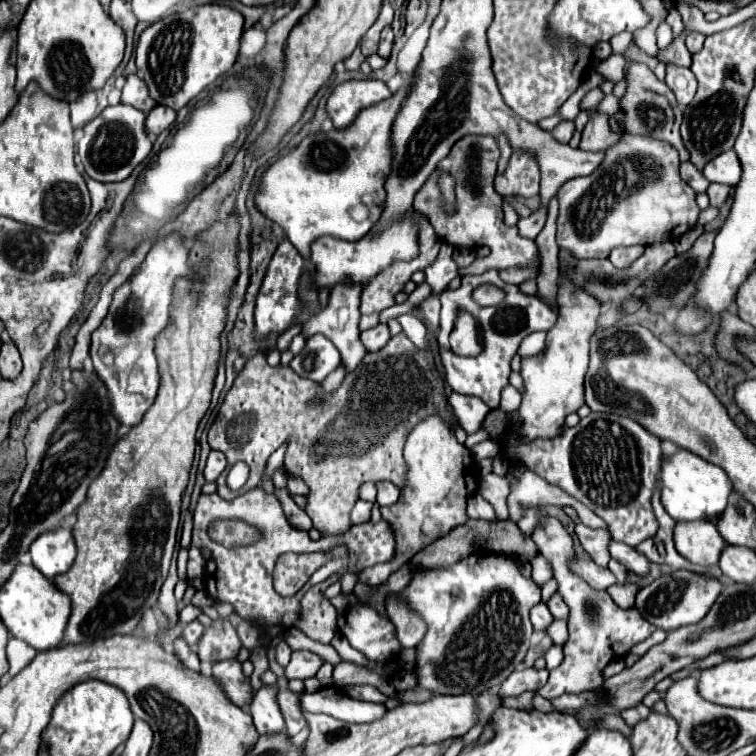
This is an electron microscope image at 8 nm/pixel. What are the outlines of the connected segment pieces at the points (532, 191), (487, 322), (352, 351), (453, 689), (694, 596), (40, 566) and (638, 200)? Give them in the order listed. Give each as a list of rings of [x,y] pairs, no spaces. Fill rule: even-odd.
[[[515,150],[505,174],[497,174],[494,186],[499,194],[523,194],[523,196],[535,196],[539,194],[539,180],[541,172],[535,162],[535,158],[527,152]]]
[[[489,270],[489,272],[481,274],[481,276],[463,276],[461,288],[443,292],[439,296],[439,300],[441,300],[441,326],[439,326],[437,340],[439,340],[439,346],[441,346],[443,366],[447,370],[447,382],[451,384],[453,392],[467,394],[467,396],[477,396],[489,408],[497,408],[499,406],[499,394],[509,384],[511,358],[515,356],[521,340],[531,332],[537,332],[537,330],[545,330],[547,332],[547,330],[551,330],[555,320],[557,320],[557,314],[543,300],[523,294],[519,290],[519,286],[503,284],[501,278],[499,278],[499,270]],[[483,282],[489,282],[489,284],[495,284],[495,286],[503,288],[507,292],[507,298],[499,306],[493,306],[493,308],[479,306],[471,298],[471,292]],[[459,308],[469,310],[479,320],[479,326],[481,326],[481,332],[483,332],[483,352],[477,358],[461,358],[449,346],[449,332],[453,330],[455,314],[457,314]]]
[[[343,284],[343,286],[333,288],[331,294],[329,294],[329,304],[323,308],[323,312],[315,314],[311,320],[307,320],[303,324],[303,334],[305,336],[323,334],[337,346],[337,350],[341,352],[343,362],[347,366],[347,372],[351,372],[367,352],[365,346],[359,342],[359,334],[361,334],[361,330],[359,330],[359,318],[361,318],[359,298],[361,298],[361,290],[363,290],[363,286],[359,286],[359,284]]]
[[[467,556],[449,568],[417,570],[405,590],[401,590],[411,608],[427,622],[429,630],[417,648],[417,678],[419,686],[429,688],[435,694],[473,694],[499,686],[517,664],[523,662],[533,626],[529,622],[529,610],[541,602],[541,588],[523,578],[517,562],[511,558]]]
[[[675,570],[673,574],[665,574],[655,578],[649,586],[641,588],[637,594],[637,610],[641,612],[641,616],[651,622],[657,628],[663,630],[677,630],[679,626],[687,626],[687,624],[697,624],[713,606],[713,602],[717,600],[723,582],[717,578],[707,578],[705,584],[697,584],[701,576],[689,570]]]
[[[69,528],[41,534],[29,548],[35,568],[49,580],[67,572],[75,560],[75,540]]]
[[[623,132],[621,142],[609,148],[609,162],[601,162],[601,170],[561,186],[557,244],[577,258],[607,258],[617,246],[673,242],[697,224],[701,210],[695,196],[679,176],[679,154],[671,144]],[[649,160],[661,162],[659,178],[649,180]]]

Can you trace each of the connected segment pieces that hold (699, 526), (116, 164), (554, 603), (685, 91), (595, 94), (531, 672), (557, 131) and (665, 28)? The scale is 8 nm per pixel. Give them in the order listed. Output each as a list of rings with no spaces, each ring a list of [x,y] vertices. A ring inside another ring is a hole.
[[[677,522],[673,540],[677,552],[699,566],[715,566],[725,546],[715,522]]]
[[[129,104],[107,106],[95,120],[83,128],[83,138],[77,144],[77,152],[85,166],[85,172],[99,182],[121,182],[131,176],[133,168],[143,162],[153,148],[153,142],[145,130],[145,114]]]
[[[553,594],[553,596],[549,598],[547,606],[549,606],[549,610],[551,610],[551,614],[553,614],[555,618],[567,620],[567,616],[569,616],[569,610],[567,610],[567,604],[563,602],[563,598],[561,598],[559,594]]]
[[[669,64],[665,82],[675,92],[677,102],[679,102],[681,108],[685,108],[693,100],[693,96],[697,92],[697,80],[695,80],[695,76],[693,76],[693,72],[689,68],[679,68],[679,66]]]
[[[599,87],[590,90],[581,101],[581,110],[596,107],[603,97],[604,94]]]
[[[523,668],[523,670],[517,670],[513,672],[499,688],[499,696],[505,698],[505,696],[519,696],[521,692],[525,690],[531,690],[531,692],[537,692],[541,688],[541,684],[547,682],[547,670],[535,670],[535,668]]]
[[[565,120],[565,122],[561,122],[561,124],[557,124],[553,130],[551,130],[551,134],[561,142],[561,144],[567,144],[569,140],[571,140],[571,136],[573,136],[573,130],[575,130],[575,126],[573,126],[573,122],[569,122],[569,120]]]
[[[661,22],[659,28],[657,28],[657,44],[659,48],[665,48],[673,38],[673,32],[669,30],[669,24],[667,22]]]

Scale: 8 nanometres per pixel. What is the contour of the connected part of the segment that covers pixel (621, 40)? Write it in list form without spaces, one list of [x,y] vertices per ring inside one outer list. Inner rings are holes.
[[[629,32],[617,34],[617,36],[613,36],[613,38],[609,40],[609,44],[611,44],[611,50],[613,50],[613,52],[625,52],[625,50],[629,48],[629,44],[631,44],[631,34],[629,34]]]

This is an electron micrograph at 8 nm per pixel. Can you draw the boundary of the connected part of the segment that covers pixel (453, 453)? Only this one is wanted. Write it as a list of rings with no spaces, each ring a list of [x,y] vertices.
[[[439,414],[421,420],[413,428],[413,432],[407,436],[403,458],[407,464],[407,480],[401,496],[397,504],[381,508],[381,516],[393,526],[393,536],[397,538],[397,554],[389,562],[371,566],[359,574],[359,580],[367,582],[369,586],[383,584],[419,550],[445,536],[451,528],[463,526],[469,520],[467,498],[479,488],[479,472],[471,452],[467,452],[467,448],[457,442],[453,430],[445,426],[445,420]]]

